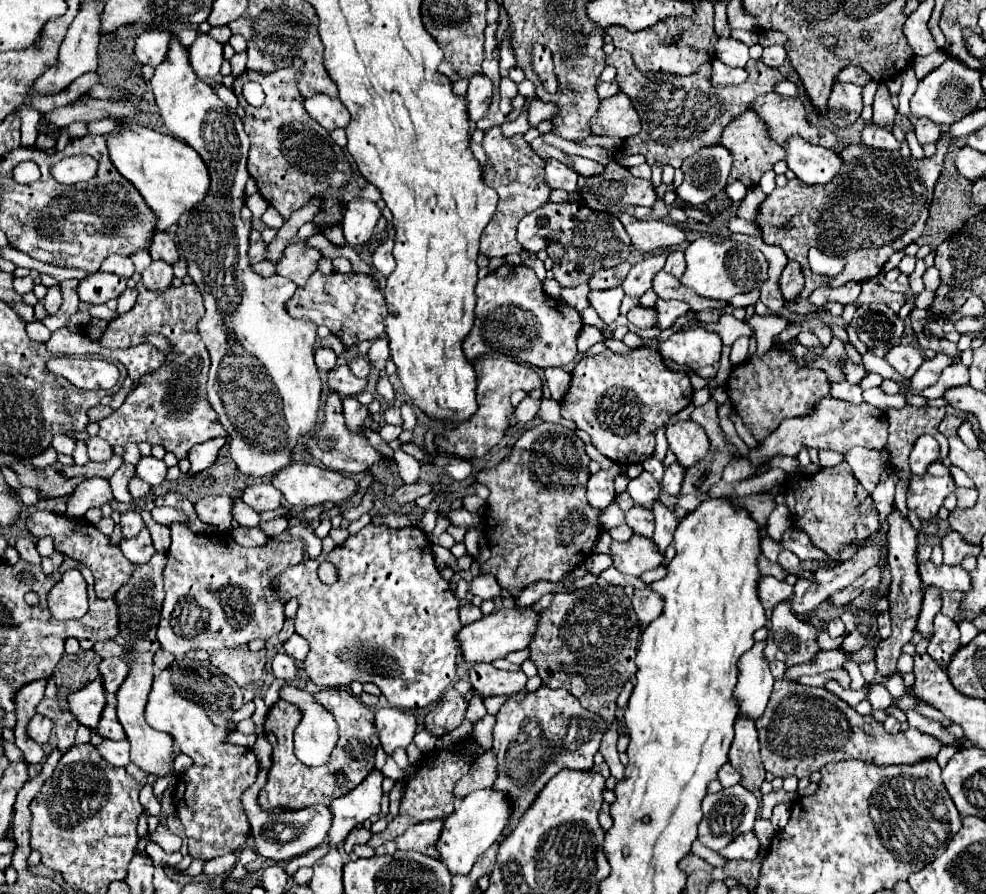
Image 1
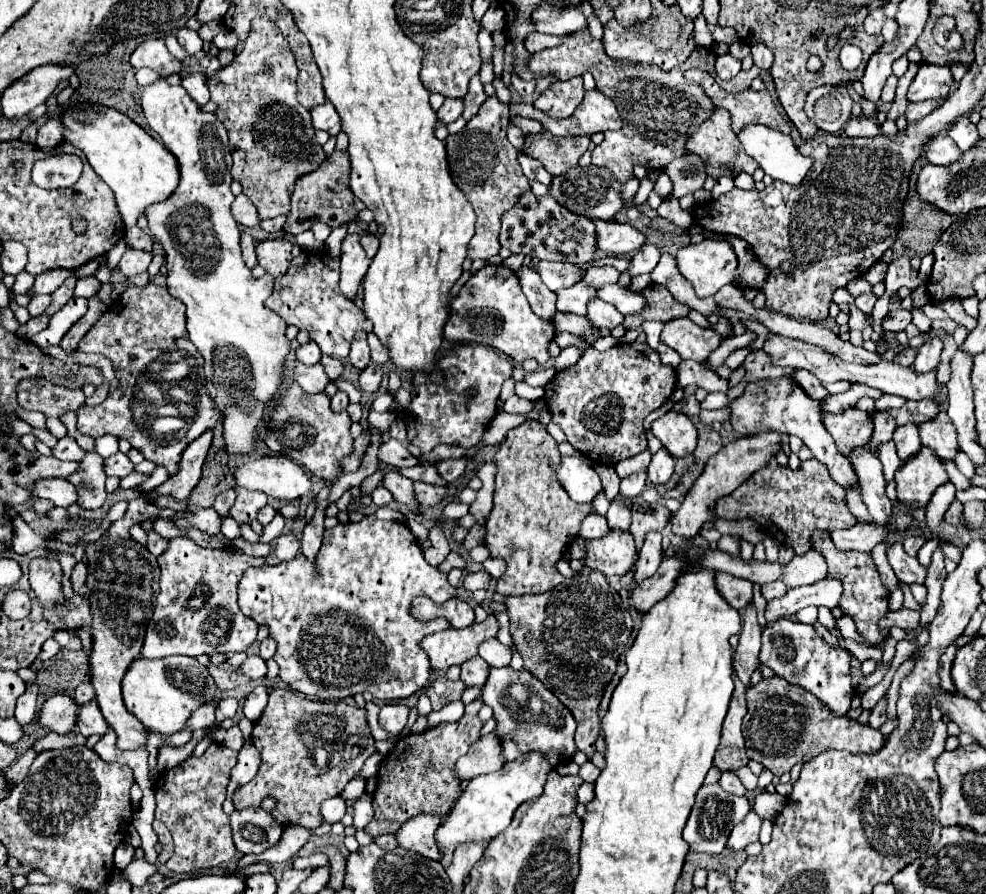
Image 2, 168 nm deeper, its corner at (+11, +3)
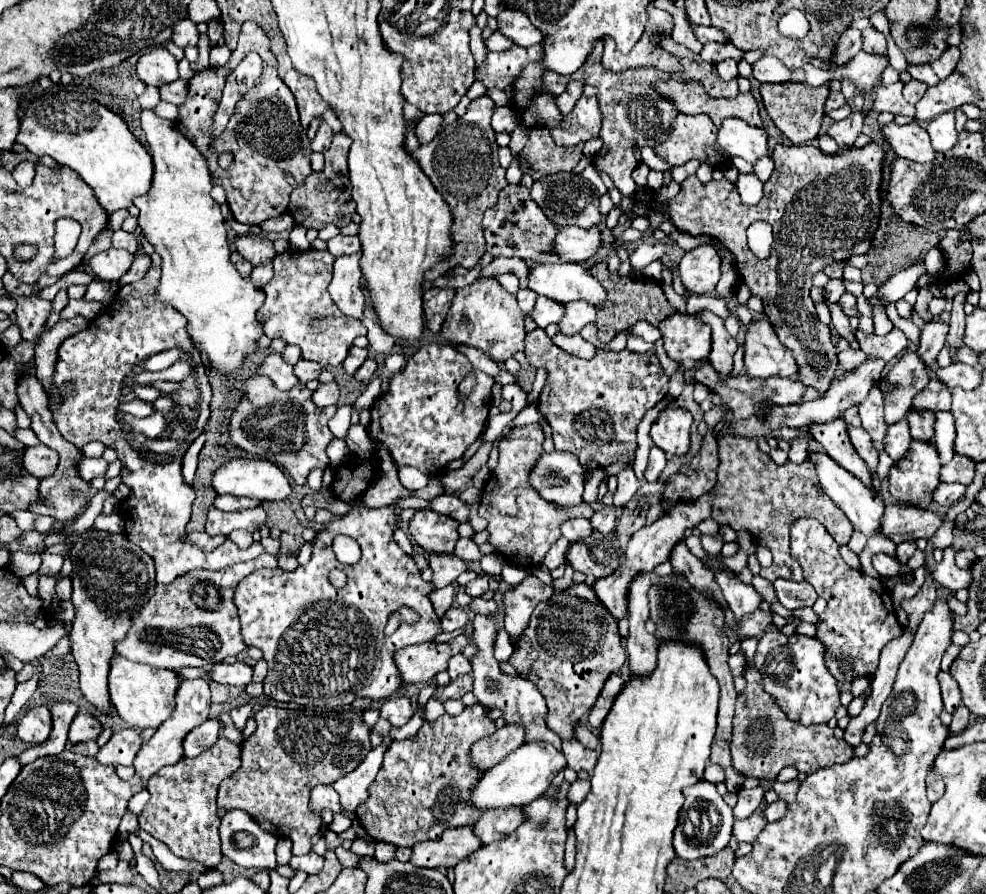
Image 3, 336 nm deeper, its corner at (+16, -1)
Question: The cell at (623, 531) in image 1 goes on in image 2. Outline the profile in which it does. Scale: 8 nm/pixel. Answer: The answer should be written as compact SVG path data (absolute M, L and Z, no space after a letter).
M589 514L589 516L583 518L581 530L579 530L579 538L591 540L591 538L603 538L605 534L609 534L609 526L605 522L605 516Z

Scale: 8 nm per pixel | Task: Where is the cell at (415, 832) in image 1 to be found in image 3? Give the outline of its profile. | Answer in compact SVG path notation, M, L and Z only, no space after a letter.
M456 826L454 830L444 830L436 842L420 842L412 846L410 862L422 868L452 868L478 848L480 840L470 826Z

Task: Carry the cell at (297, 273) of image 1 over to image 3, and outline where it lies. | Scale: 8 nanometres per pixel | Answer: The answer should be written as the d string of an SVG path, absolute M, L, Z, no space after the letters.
M244 234L236 240L236 250L252 264L266 264L276 258L276 250L270 238L266 236L254 236L254 234Z

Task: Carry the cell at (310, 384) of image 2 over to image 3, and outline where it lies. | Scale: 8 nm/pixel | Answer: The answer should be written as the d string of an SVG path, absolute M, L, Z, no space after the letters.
M270 354L258 368L258 374L268 376L280 390L292 390L292 386L300 384L292 366L282 360L282 354Z

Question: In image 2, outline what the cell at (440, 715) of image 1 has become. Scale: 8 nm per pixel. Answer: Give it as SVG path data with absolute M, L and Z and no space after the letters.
M439 676L439 678L435 678L433 682L429 682L429 686L425 688L425 694L431 698L433 710L441 710L447 702L459 700L465 688L467 688L467 686L465 686L465 682L461 682L461 680L451 682L451 680L447 680L445 676Z

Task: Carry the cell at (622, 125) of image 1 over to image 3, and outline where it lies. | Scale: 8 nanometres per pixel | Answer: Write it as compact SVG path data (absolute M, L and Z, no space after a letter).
M582 96L576 102L574 110L568 116L564 116L564 120L556 128L550 128L550 132L556 144L576 146L580 142L598 138L600 128L602 128L602 112L598 100Z

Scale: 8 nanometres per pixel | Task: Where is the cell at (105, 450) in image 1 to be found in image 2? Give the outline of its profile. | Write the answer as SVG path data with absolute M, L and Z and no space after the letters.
M65 436L57 442L57 446L51 450L51 454L53 454L53 458L59 458L59 460L75 460L77 462L77 458L81 458L83 450L79 448L79 444L73 438Z

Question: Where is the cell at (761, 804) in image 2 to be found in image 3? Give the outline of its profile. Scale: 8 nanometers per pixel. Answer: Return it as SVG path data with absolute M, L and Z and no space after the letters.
M778 800L778 802L772 802L772 804L766 804L764 806L764 810L762 810L762 814L764 814L764 818L768 820L768 822L776 822L778 818L782 818L784 816L784 812L786 812L786 802L782 802L782 800Z

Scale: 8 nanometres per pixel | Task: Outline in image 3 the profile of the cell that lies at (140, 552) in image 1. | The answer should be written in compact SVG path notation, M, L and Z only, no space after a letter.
M216 496L214 506L218 510L240 510L240 508L254 508L260 502L250 500L250 498L236 498L236 496Z

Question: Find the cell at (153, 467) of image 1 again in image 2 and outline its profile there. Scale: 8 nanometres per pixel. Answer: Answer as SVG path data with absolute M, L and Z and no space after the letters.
M121 452L109 456L103 460L103 468L105 468L105 474L107 476L117 476L117 478L123 478L127 474L133 472L133 464L129 462L129 458Z

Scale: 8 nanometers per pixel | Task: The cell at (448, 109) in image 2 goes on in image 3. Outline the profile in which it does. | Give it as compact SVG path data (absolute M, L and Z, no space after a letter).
M428 114L428 116L424 116L416 124L416 136L418 136L418 140L422 144L428 144L438 134L442 122L444 122L444 116L442 114Z

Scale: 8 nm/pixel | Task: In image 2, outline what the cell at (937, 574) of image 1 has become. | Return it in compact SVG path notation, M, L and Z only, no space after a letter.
M893 542L889 548L887 548L887 560L895 572L895 576L905 582L905 584L913 584L913 582L919 582L923 584L925 582L925 566L921 566L917 562L917 558L909 556L905 550L903 550L903 544L901 542Z

